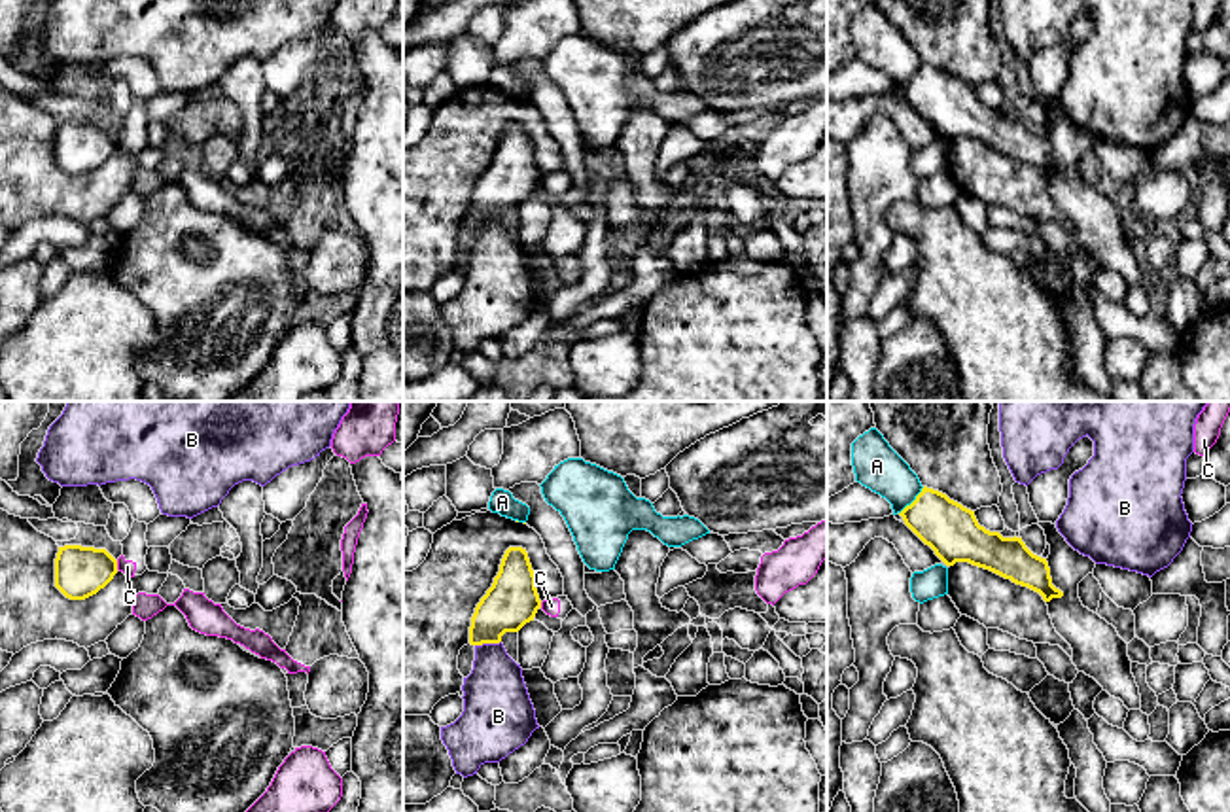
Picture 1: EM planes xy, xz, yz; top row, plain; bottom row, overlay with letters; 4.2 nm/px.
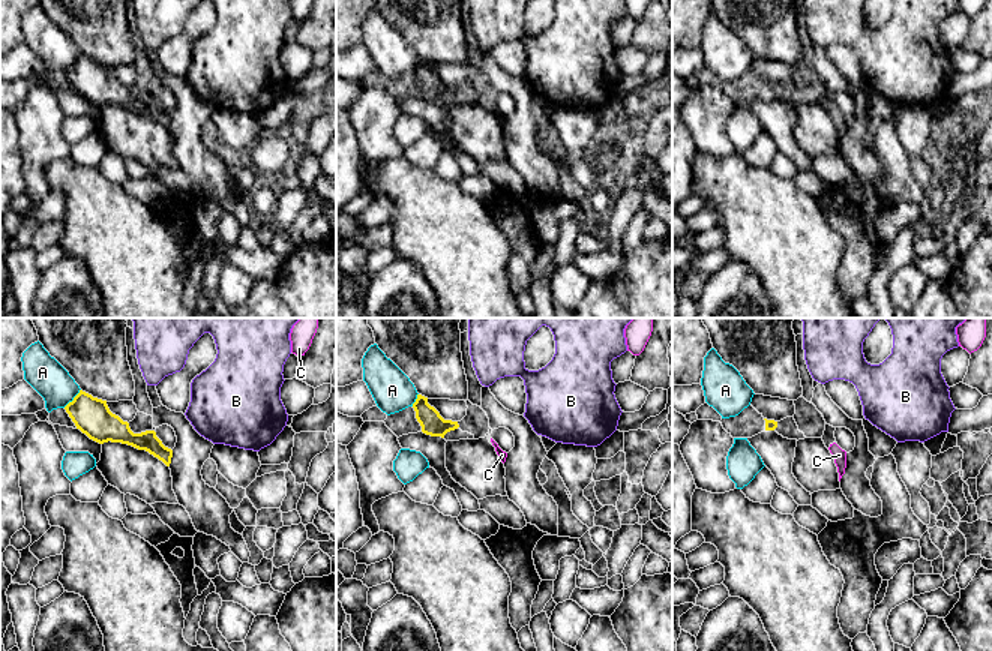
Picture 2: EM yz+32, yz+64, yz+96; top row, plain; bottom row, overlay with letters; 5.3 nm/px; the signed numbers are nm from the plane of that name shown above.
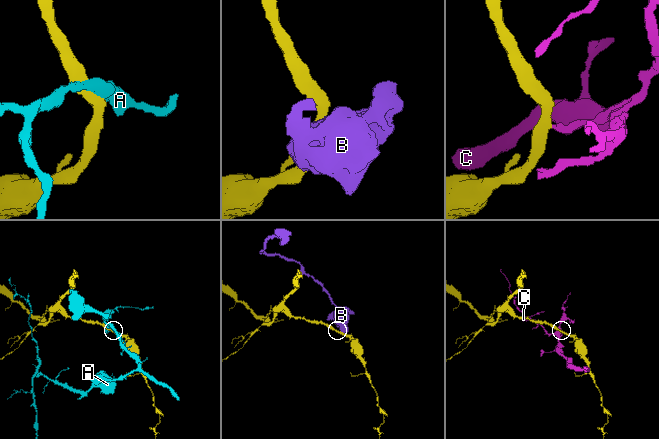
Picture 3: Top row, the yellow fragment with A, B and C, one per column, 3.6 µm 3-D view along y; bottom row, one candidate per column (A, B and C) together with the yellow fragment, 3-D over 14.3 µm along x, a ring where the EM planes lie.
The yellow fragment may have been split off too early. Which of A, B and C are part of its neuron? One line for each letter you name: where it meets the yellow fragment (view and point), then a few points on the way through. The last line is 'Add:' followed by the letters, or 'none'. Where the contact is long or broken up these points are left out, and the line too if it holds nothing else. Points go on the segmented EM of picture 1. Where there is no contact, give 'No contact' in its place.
Add: none

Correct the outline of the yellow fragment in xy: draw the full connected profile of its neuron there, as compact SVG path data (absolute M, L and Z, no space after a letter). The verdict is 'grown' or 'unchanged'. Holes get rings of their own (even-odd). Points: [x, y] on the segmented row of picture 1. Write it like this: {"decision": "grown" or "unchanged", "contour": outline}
{"decision": "unchanged", "contour": "M64 545L55 558L55 587L70 600L85 600L117 574L117 560L106 549Z"}

